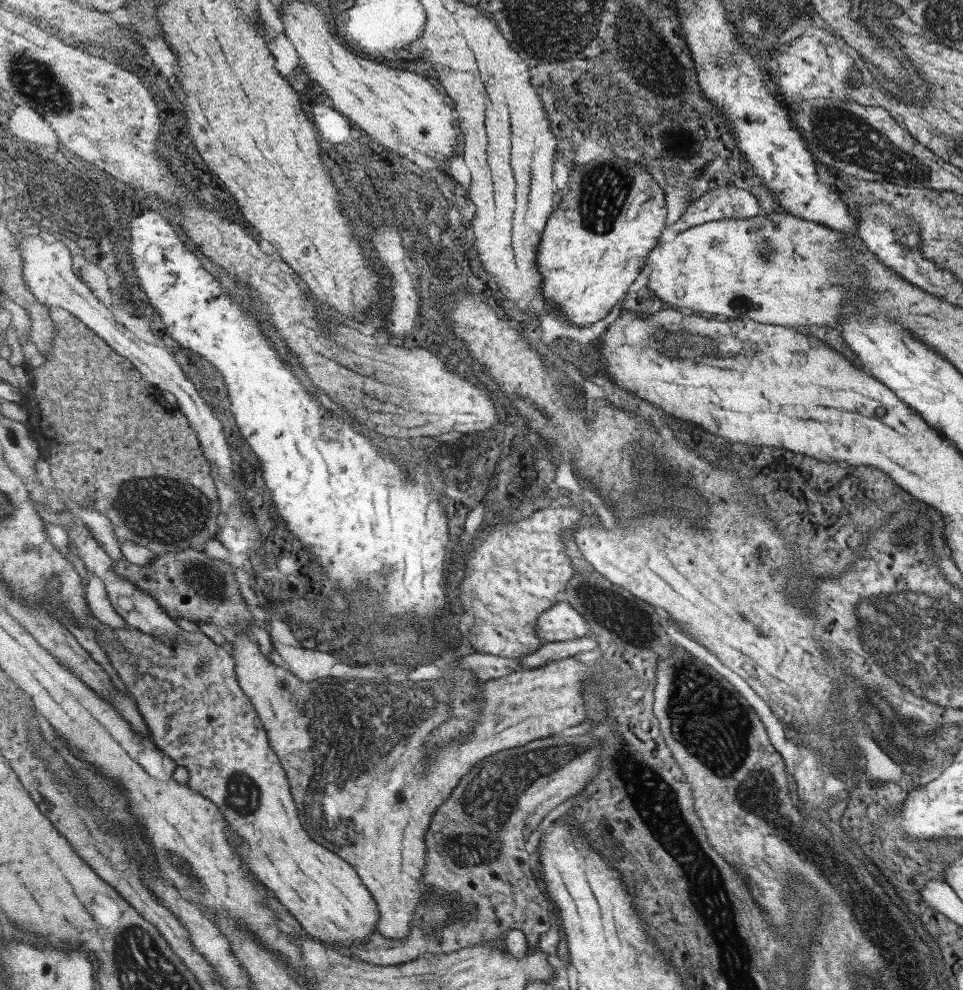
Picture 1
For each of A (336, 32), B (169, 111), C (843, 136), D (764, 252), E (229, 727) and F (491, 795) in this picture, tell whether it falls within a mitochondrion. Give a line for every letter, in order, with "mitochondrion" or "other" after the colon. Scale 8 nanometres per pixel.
A: other
B: other
C: mitochondrion
D: mitochondrion
E: other
F: mitochondrion

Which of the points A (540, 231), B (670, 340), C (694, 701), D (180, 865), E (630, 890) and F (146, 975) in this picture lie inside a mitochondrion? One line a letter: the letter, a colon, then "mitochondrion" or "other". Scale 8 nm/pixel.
A: other
B: mitochondrion
C: mitochondrion
D: mitochondrion
E: other
F: mitochondrion

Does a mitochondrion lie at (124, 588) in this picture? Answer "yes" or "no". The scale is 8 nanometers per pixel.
no

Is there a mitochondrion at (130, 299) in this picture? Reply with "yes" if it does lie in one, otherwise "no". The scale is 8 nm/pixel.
no

